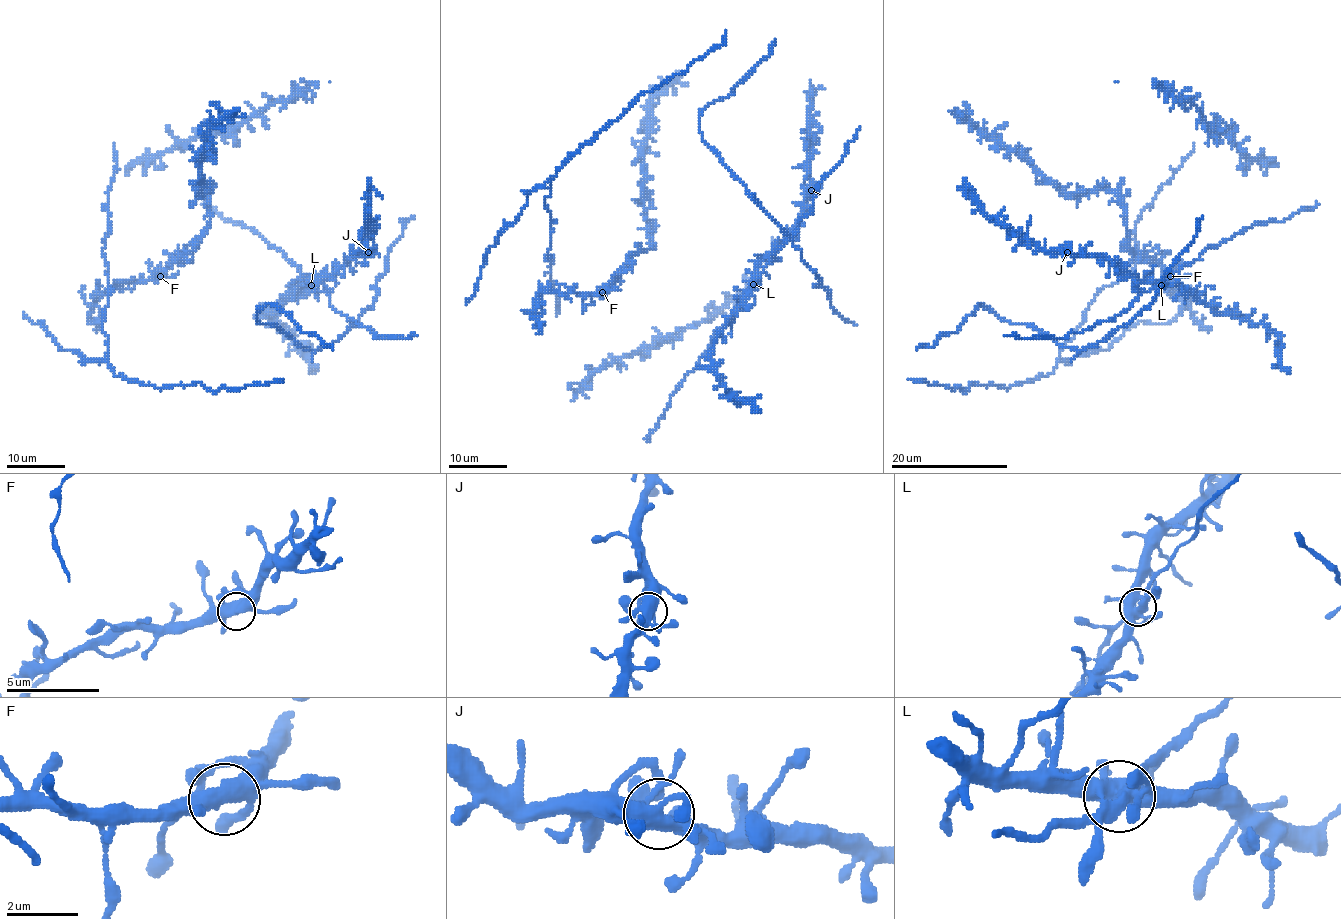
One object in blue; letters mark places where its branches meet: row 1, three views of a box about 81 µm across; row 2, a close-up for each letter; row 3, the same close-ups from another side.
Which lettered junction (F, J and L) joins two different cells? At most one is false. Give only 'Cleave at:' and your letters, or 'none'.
Cleave at: none

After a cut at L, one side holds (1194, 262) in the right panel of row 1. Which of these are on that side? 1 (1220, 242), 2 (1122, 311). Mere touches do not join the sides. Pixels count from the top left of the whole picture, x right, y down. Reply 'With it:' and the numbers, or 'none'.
With it: 1, 2

